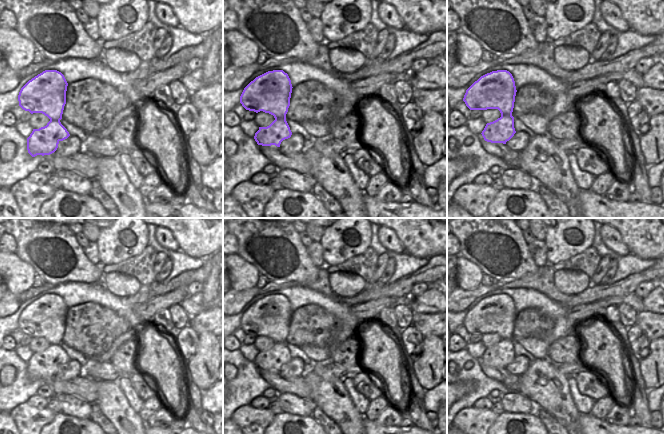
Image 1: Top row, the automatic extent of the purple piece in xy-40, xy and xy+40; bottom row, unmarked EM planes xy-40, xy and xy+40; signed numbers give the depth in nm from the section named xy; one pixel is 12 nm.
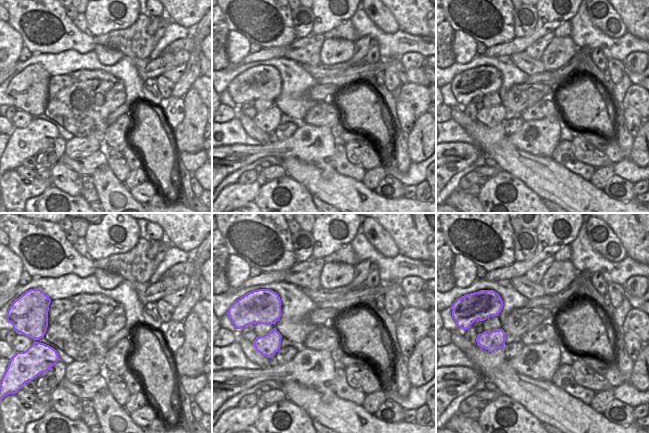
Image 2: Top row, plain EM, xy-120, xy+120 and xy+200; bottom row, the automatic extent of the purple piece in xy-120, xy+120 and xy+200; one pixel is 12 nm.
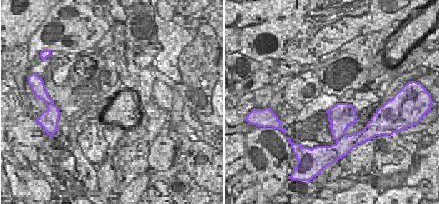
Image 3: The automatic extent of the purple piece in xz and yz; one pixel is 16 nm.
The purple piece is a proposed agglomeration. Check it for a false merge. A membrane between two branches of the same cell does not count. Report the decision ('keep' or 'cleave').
keep

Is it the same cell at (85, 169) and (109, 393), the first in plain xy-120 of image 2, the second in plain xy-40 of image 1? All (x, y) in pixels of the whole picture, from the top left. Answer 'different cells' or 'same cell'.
different cells

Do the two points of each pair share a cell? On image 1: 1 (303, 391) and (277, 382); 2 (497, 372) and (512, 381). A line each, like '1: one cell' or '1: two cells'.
1: one cell
2: one cell

